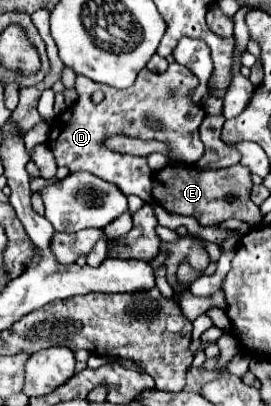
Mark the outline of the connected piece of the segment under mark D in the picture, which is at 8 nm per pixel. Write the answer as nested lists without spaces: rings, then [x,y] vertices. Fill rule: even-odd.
[[[170,63],[168,71],[162,75],[154,75],[148,69],[142,69],[136,77],[136,83],[126,91],[98,85],[86,77],[76,77],[74,89],[78,91],[78,101],[56,117],[51,125],[49,145],[51,144],[57,166],[67,167],[70,172],[90,171],[100,179],[118,185],[126,195],[138,195],[145,202],[153,201],[152,176],[149,174],[147,159],[110,152],[104,147],[104,139],[116,133],[140,139],[156,139],[168,145],[170,157],[184,163],[196,163],[204,155],[204,143],[200,141],[198,129],[202,119],[206,117],[200,105],[190,105],[188,91],[196,85],[196,75],[178,63]],[[96,89],[102,89],[106,95],[98,105],[90,99],[92,91]],[[146,115],[160,119],[162,129],[150,129],[146,125]]]

